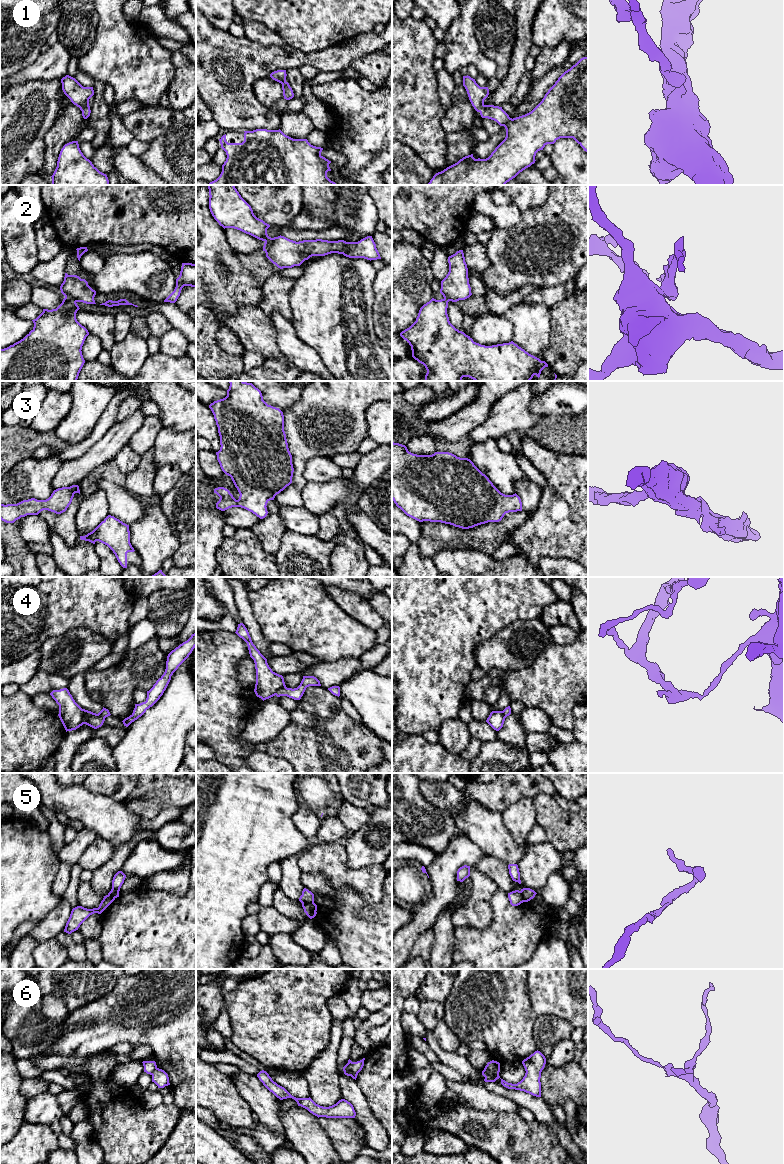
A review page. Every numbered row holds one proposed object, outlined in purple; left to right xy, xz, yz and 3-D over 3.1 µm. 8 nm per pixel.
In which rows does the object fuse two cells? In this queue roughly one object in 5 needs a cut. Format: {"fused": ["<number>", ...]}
{"fused": ["2", "4", "5", "6"]}

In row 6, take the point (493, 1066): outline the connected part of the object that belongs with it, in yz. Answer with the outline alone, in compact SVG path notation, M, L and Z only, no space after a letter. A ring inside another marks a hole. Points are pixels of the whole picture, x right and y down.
M492 1060L492 1061L487 1063L484 1070L499 1075L500 1063L497 1062L497 1061Z

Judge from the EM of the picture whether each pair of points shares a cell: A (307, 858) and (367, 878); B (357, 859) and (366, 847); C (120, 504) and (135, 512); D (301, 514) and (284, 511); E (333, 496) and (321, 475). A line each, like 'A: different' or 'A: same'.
A: same
B: same
C: same
D: same
E: different

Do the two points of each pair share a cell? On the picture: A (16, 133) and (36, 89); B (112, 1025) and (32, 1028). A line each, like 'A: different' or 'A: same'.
A: same
B: different

